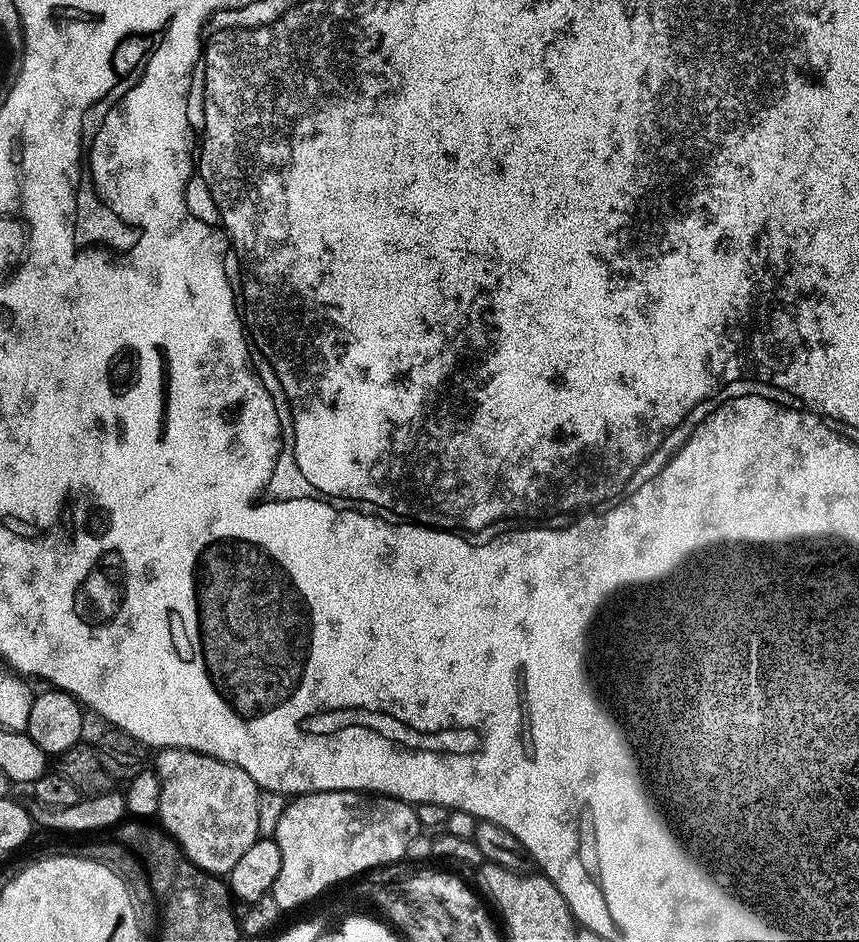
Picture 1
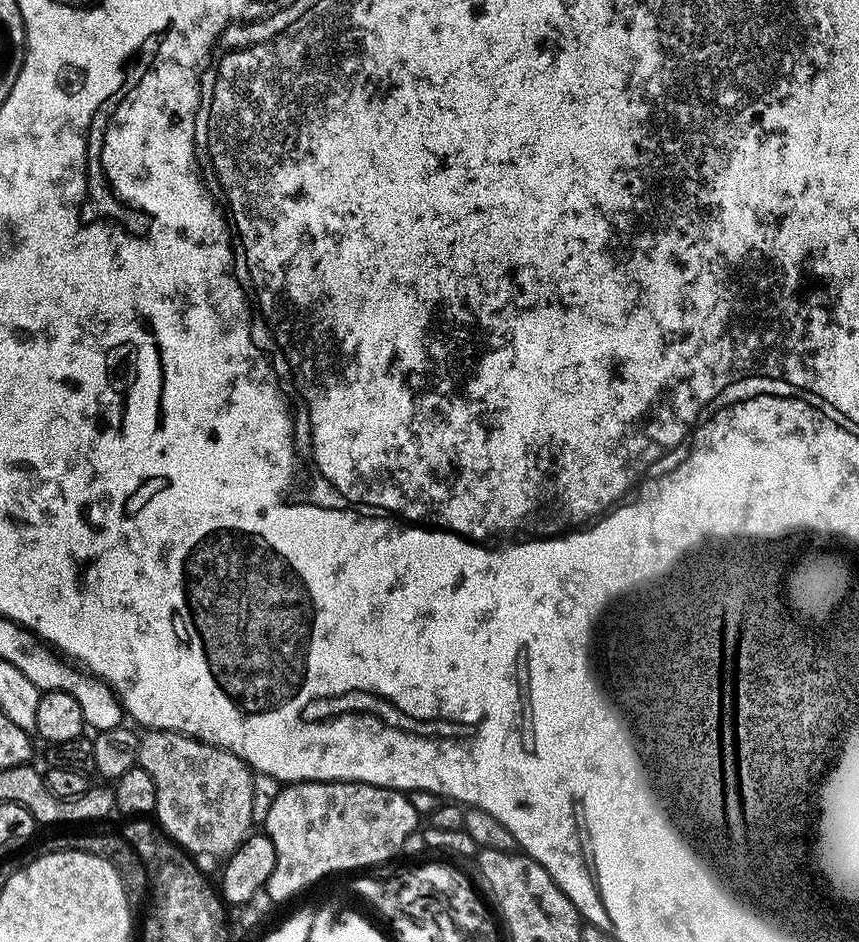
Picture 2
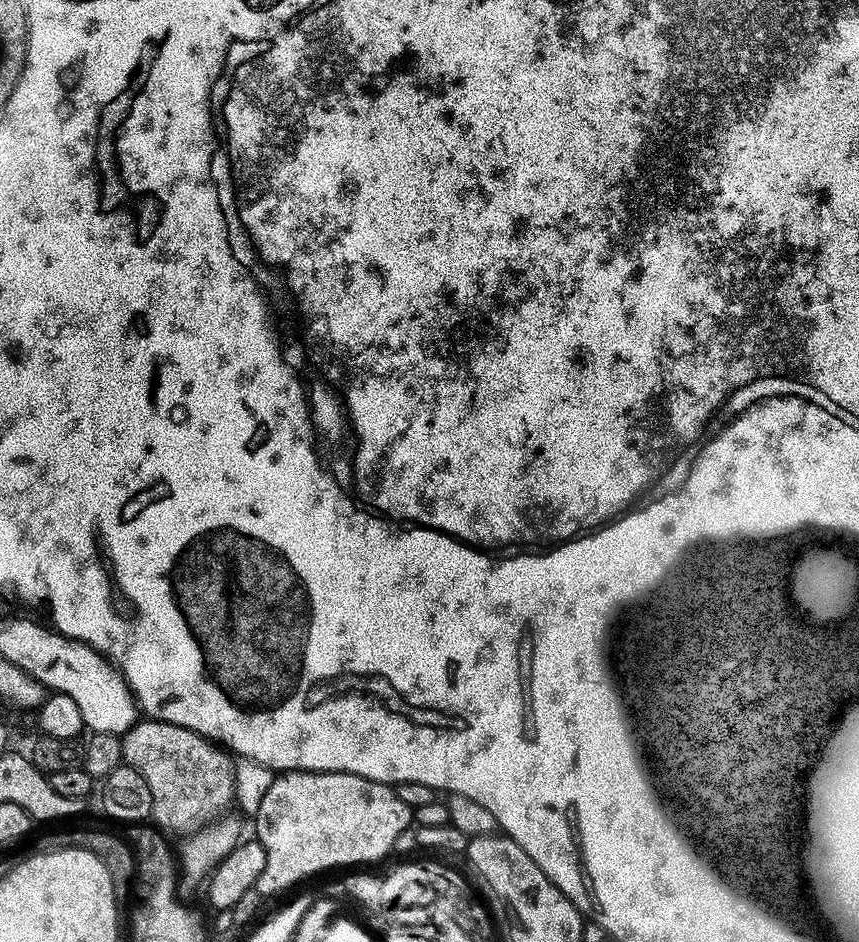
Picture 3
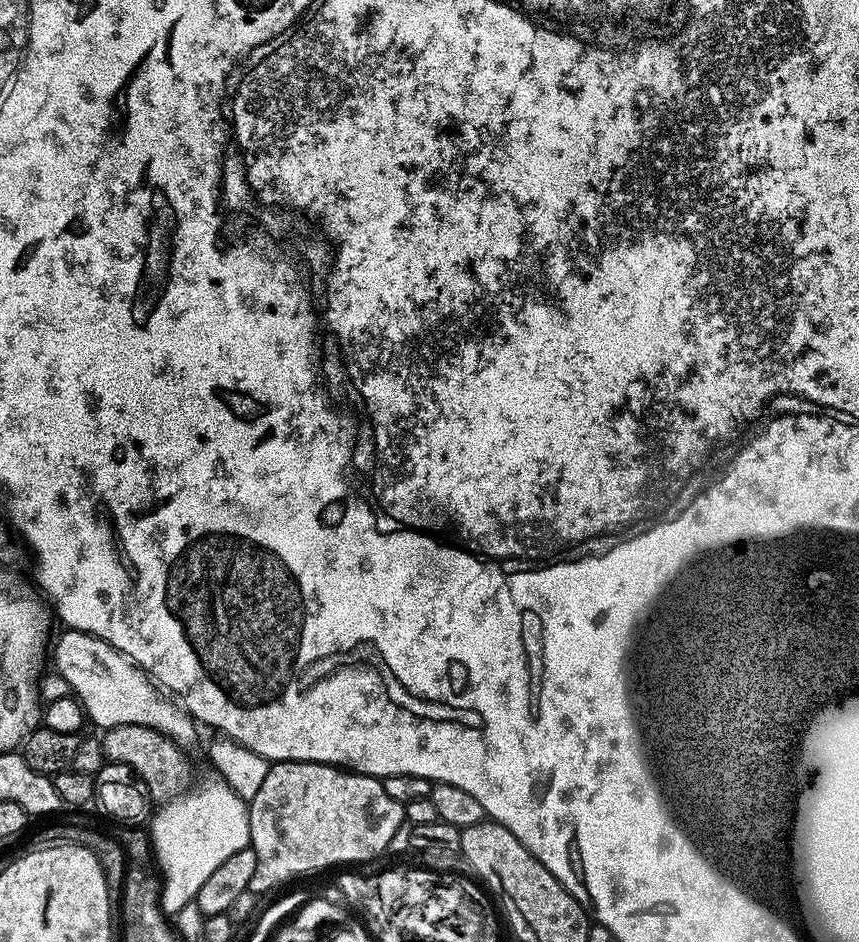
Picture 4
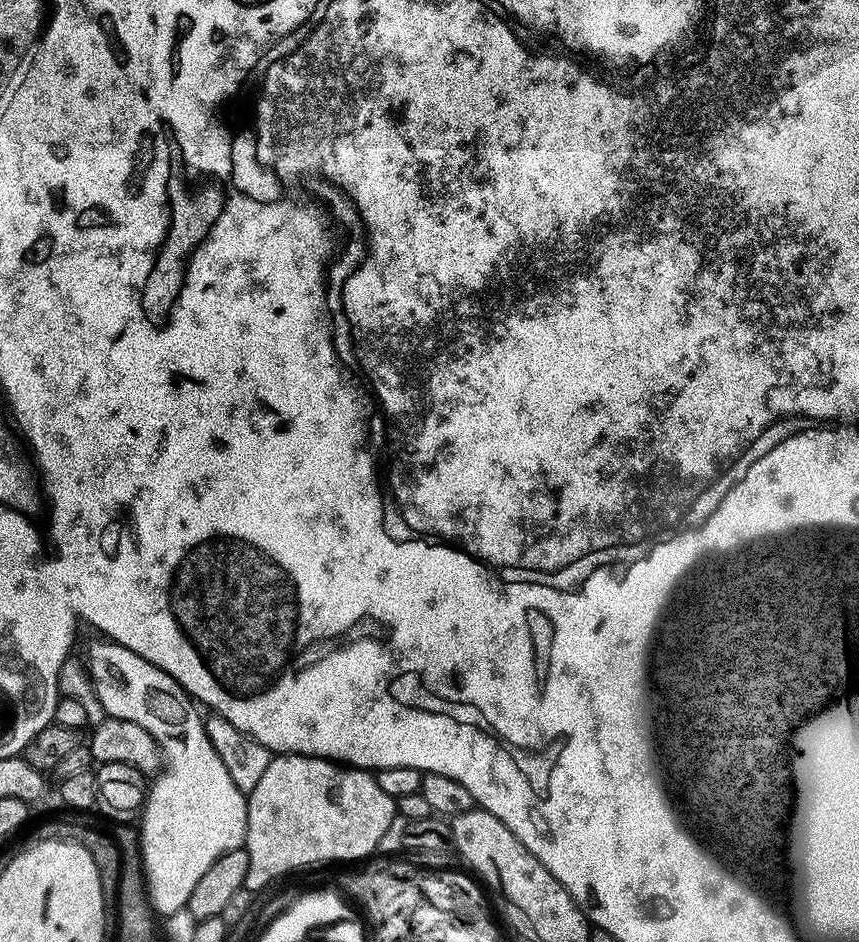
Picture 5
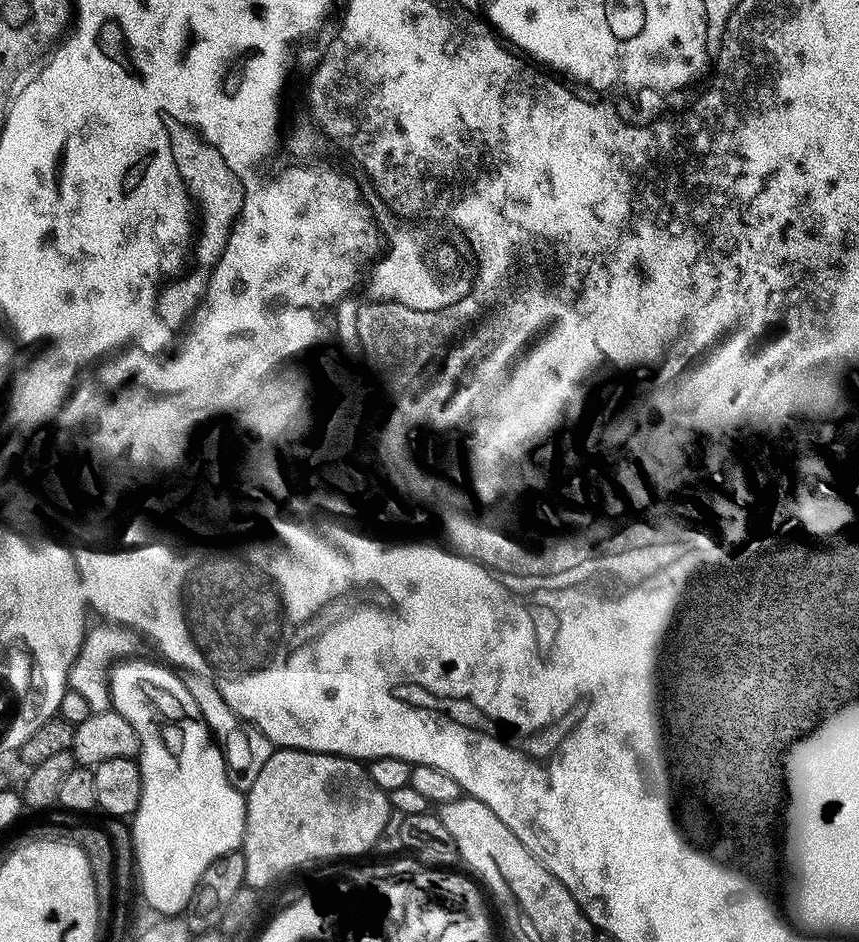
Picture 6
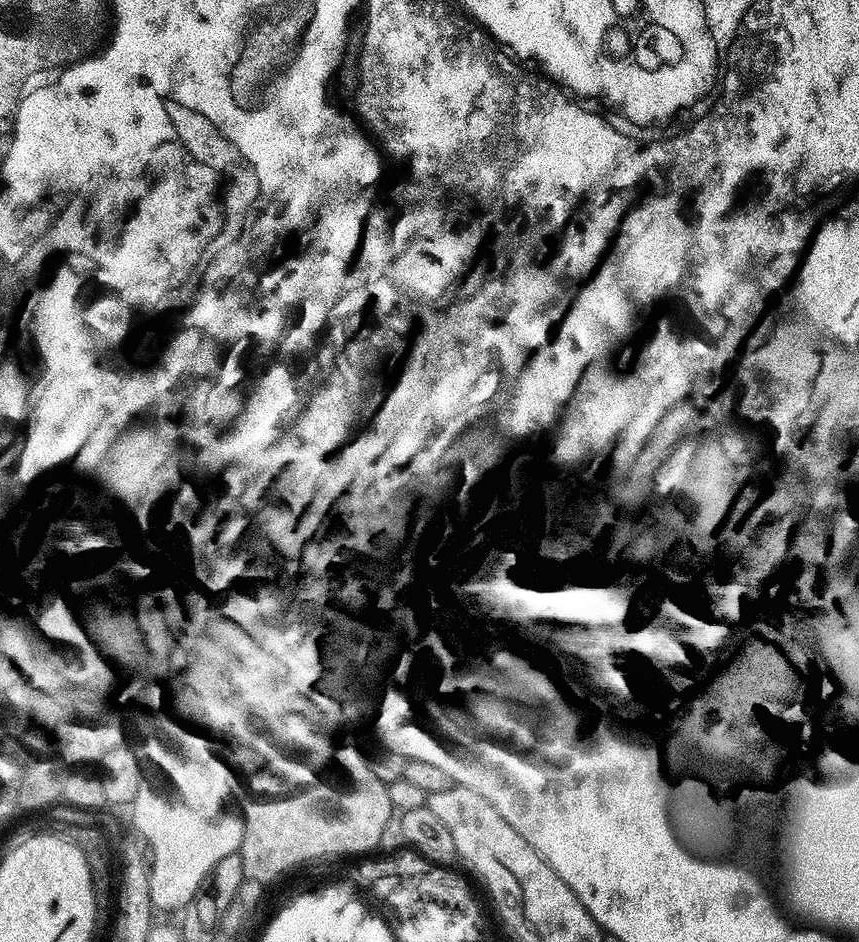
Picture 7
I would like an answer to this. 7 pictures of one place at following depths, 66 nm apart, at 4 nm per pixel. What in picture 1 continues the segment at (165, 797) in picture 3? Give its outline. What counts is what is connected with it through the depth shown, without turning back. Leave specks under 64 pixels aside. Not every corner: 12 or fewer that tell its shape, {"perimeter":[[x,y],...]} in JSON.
{"perimeter":[[162,748],[159,823],[223,877],[258,838],[246,770]]}

